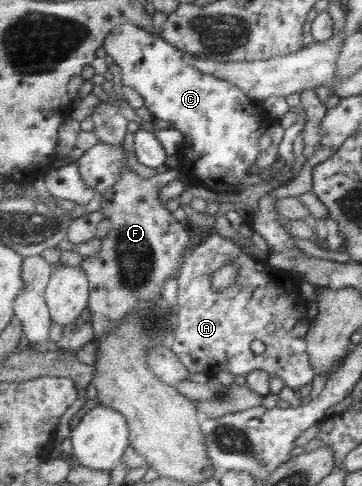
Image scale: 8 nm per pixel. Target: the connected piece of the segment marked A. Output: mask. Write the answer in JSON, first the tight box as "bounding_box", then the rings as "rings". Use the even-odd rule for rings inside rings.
{"bounding_box":[172,232,317,391],"rings":[[[215,232],[186,258],[177,279],[179,306],[176,315],[176,341],[172,348],[191,373],[201,373],[213,378],[219,372],[232,373],[237,377],[249,376],[254,371],[267,371],[271,377],[283,379],[286,386],[295,391],[308,384],[311,385],[317,378],[312,356],[309,355],[308,337],[312,329],[309,301],[301,293],[303,280],[295,277],[293,272],[277,268],[268,260],[260,260],[247,254],[239,242]],[[230,260],[240,266],[239,278],[227,290],[217,292],[214,289],[214,274]],[[255,340],[260,340],[267,346],[263,354],[251,351],[251,343]]]}

